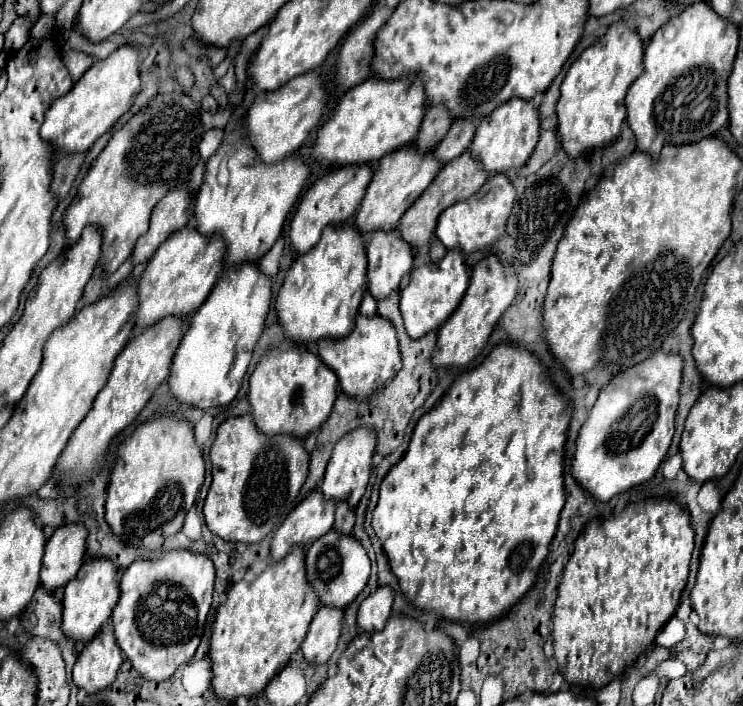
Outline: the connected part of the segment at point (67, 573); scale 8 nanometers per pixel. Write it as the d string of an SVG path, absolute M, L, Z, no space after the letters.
M63 524L45 546L41 586L49 592L63 588L83 566L87 530L81 524Z

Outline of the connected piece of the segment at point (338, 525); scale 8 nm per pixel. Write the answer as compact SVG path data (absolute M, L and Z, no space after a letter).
M337 502L333 530L341 532L341 534L351 534L353 524L355 524L355 512L351 510L351 506L347 502Z

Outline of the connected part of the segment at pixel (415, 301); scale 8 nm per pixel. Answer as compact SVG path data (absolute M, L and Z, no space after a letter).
M449 250L441 262L429 262L413 268L407 284L401 288L401 314L411 338L421 338L431 330L439 330L441 324L455 312L465 290L469 286L469 270L463 262L461 250Z

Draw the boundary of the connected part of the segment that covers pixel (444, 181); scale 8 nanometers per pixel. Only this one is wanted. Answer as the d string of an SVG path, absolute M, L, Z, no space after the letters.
M463 152L459 158L451 160L449 164L445 164L439 174L435 176L435 180L425 188L425 192L411 204L411 208L401 216L399 222L399 232L401 238L413 246L413 254L415 256L423 256L429 260L429 248L431 248L431 238L435 234L435 226L437 226L437 218L439 214L449 208L455 202L461 202L469 196L473 196L487 180L487 172L481 170L479 162L471 156L471 152Z

